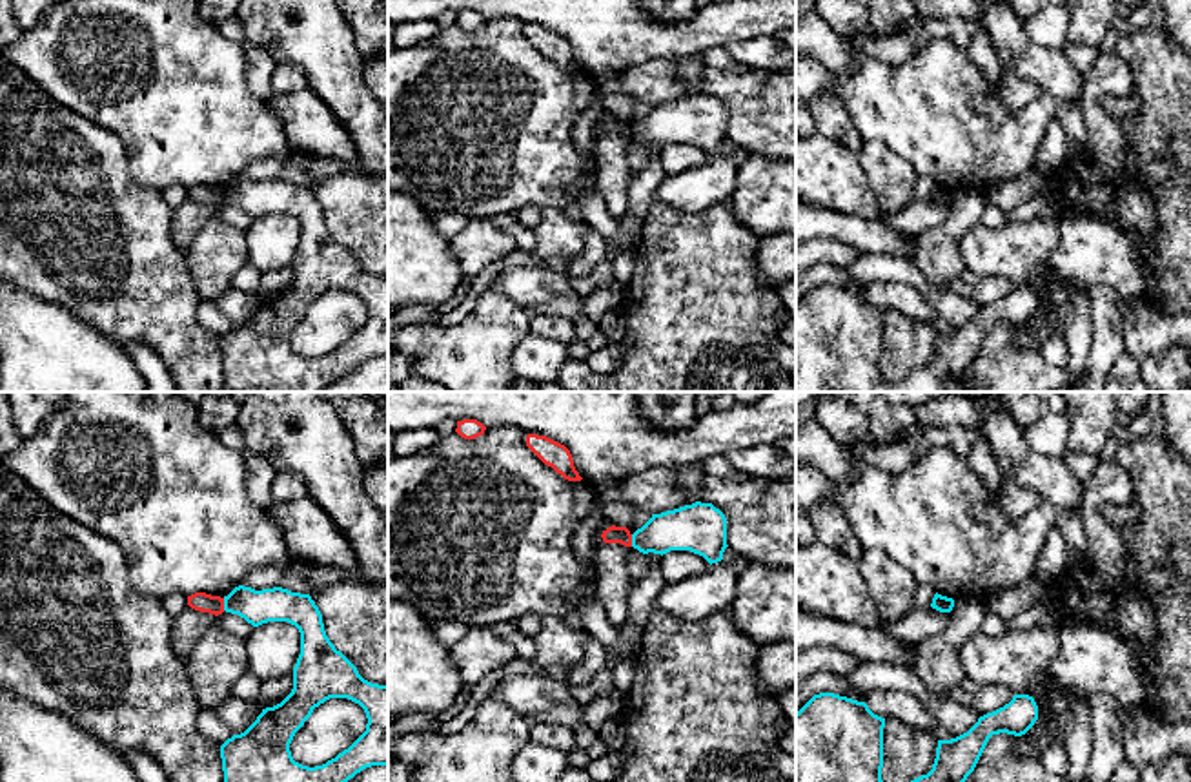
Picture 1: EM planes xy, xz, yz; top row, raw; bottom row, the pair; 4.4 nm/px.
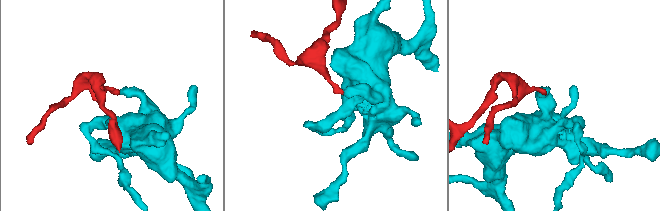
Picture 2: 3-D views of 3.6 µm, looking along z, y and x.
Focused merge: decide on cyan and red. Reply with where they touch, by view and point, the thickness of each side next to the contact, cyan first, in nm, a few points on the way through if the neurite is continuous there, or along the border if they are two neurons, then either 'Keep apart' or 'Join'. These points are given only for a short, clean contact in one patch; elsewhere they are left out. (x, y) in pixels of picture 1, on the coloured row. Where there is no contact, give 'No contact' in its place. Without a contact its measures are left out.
Touches cyan at xy (224, 604). Thickness 150 nm (cyan) against 90 nm. Boundary: xy (223, 598), (224, 609). Keep apart

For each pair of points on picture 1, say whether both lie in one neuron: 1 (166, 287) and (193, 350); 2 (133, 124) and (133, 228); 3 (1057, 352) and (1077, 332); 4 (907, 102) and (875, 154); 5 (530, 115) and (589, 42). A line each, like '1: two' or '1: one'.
1: one
2: two
3: two
4: two
5: two

